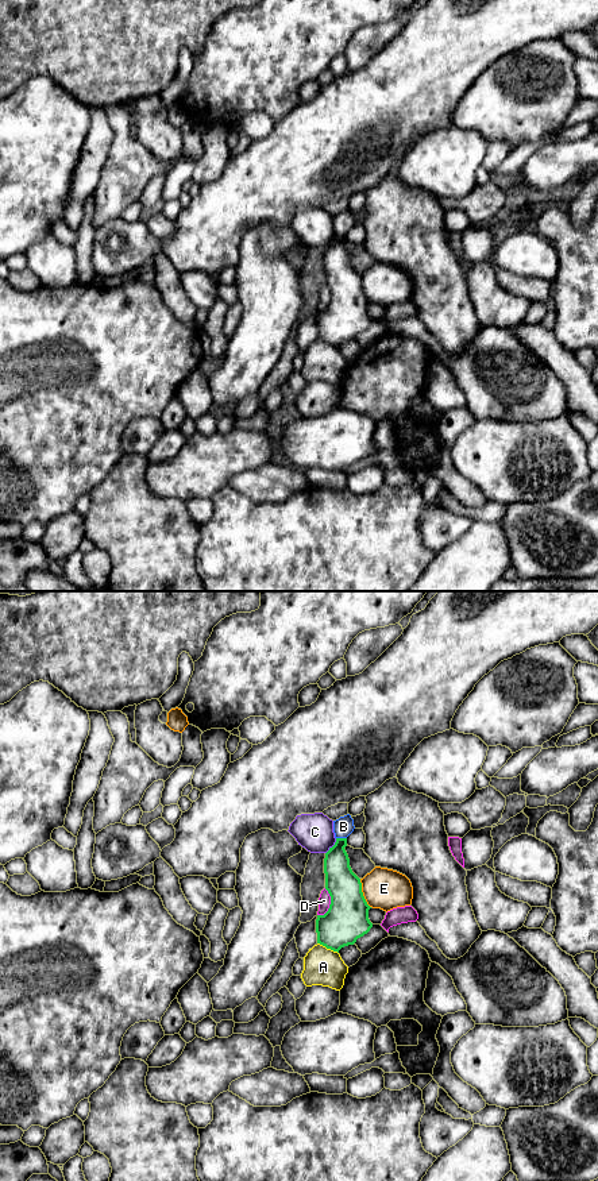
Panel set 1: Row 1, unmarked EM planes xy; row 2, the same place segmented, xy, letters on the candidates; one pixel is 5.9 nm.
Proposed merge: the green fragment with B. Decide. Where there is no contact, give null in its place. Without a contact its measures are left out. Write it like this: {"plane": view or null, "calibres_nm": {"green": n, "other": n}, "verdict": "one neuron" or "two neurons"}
{"plane": "xy", "calibres_nm": {"green": 180, "other": 120}, "verdict": "one neuron"}

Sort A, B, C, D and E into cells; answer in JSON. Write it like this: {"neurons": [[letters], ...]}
{"neurons": [["A"], ["B"], ["C"], ["D"], ["E"]]}

